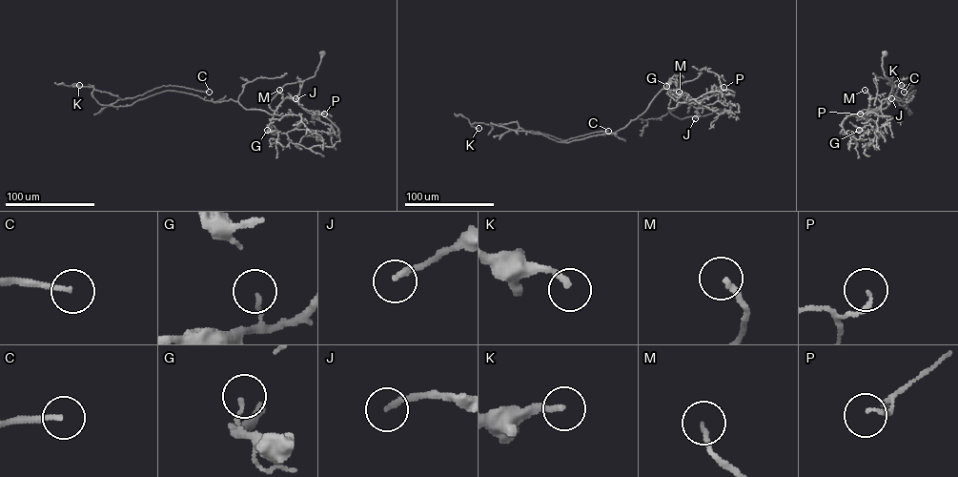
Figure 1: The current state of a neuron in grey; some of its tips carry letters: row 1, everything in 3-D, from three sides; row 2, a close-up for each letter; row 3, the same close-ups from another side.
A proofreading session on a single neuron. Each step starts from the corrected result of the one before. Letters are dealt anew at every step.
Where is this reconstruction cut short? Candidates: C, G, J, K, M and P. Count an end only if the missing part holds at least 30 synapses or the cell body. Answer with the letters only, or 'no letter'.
C, J

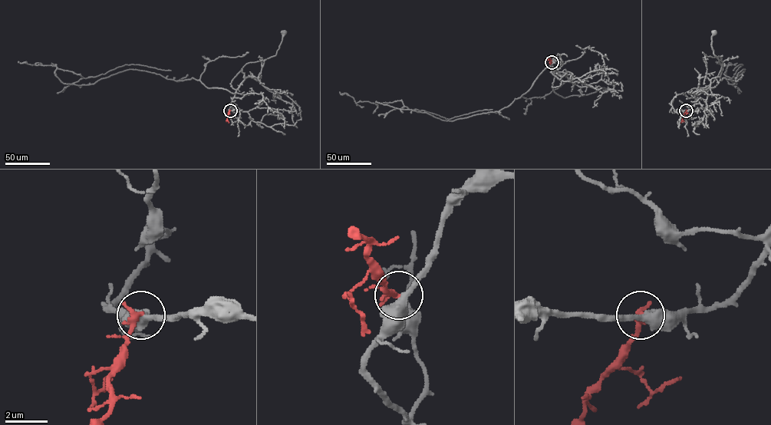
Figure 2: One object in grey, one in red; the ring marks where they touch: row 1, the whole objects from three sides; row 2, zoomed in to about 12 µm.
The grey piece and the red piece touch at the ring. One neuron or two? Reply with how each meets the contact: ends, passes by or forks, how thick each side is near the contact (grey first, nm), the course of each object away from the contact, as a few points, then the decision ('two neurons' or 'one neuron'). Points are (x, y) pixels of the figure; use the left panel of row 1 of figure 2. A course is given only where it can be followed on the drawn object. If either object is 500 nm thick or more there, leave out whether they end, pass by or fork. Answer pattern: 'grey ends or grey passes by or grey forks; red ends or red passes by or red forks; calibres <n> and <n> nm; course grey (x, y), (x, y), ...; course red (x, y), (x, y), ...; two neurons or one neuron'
grey passes by; red ends; calibres 480 and 320 nm; course grey (230, 110), (235, 91), (231, 86), (231, 81), (246, 64), (275, 56), (284, 32); course red (230, 110), (227, 118), (228, 123); two neurons

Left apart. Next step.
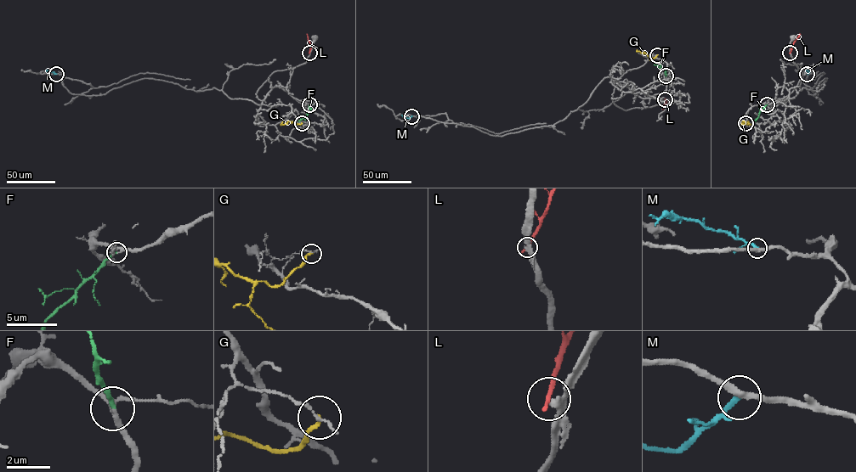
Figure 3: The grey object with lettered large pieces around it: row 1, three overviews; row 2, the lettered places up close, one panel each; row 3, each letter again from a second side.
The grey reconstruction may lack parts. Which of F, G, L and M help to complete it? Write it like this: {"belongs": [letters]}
{"belongs": ["F"]}

